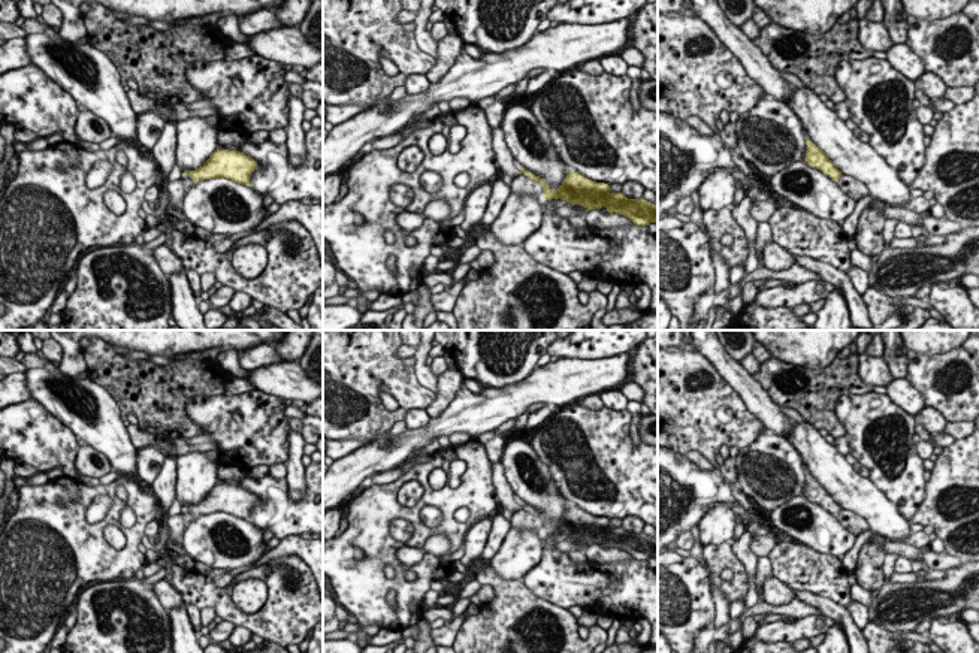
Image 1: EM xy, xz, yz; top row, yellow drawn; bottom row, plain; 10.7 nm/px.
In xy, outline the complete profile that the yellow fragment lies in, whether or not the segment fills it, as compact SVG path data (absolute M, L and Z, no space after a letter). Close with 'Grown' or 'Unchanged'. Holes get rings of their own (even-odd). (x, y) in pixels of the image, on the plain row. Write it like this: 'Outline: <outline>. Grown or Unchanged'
Outline: M217 484L209 493L196 505L184 505L181 516L184 527L199 516L211 513L227 513L238 519L250 522L250 513L257 496L239 486Z. Grown

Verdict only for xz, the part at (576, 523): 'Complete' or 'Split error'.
Split error

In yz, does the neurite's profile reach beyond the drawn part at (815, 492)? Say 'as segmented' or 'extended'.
extended

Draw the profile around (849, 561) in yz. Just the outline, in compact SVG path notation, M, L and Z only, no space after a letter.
M868 527L865 532L862 532L853 548L844 556L843 566L847 569L847 572L853 572L855 571L855 565L858 560L858 551L861 550L861 547L873 536L873 530Z

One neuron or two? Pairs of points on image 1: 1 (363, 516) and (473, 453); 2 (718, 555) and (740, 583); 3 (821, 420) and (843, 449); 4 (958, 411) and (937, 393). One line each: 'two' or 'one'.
1: one
2: one
3: two
4: one

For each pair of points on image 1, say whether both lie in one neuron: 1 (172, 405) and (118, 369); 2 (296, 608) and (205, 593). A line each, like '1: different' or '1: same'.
1: same
2: same

